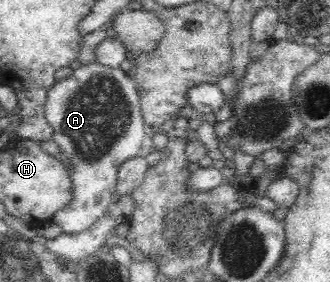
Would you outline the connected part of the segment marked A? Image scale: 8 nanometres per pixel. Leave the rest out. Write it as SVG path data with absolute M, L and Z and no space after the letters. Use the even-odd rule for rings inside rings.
M95 61L93 64L81 65L69 78L57 81L48 92L44 116L53 130L52 141L55 142L64 160L61 161L71 178L71 200L57 210L52 222L59 225L63 234L75 236L89 230L111 206L111 196L117 192L117 180L121 164L137 157L143 147L145 120L141 111L140 97L131 77L119 68L111 68Z

